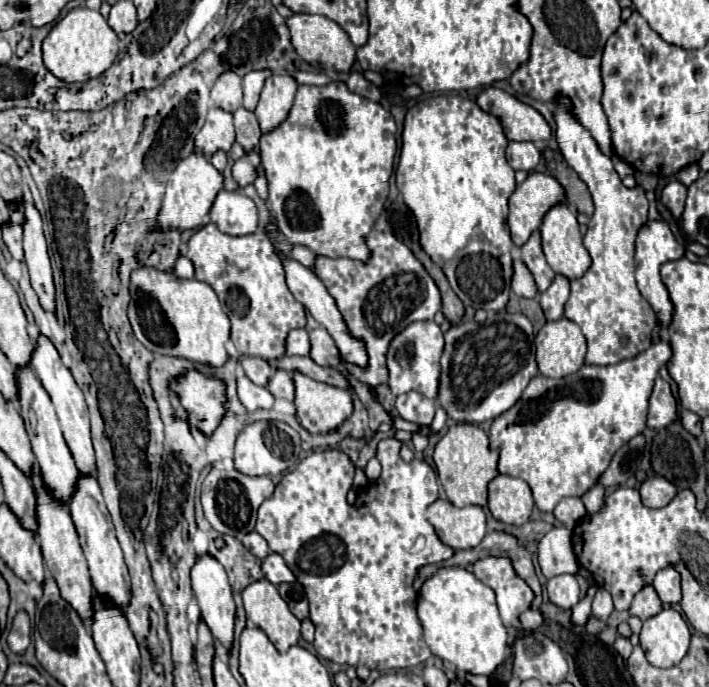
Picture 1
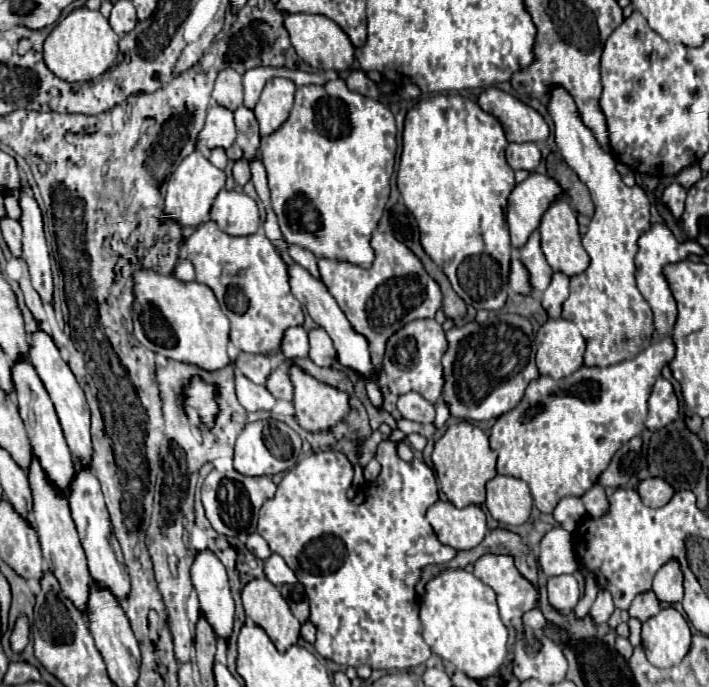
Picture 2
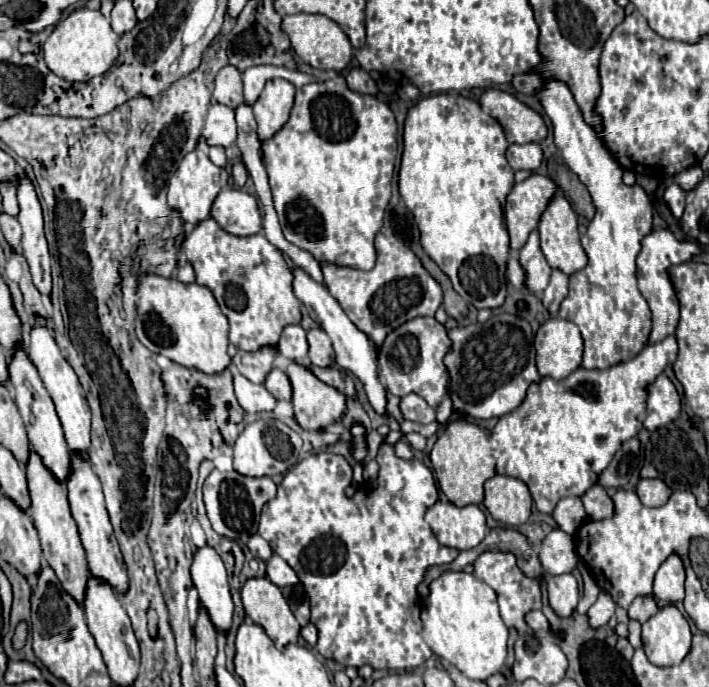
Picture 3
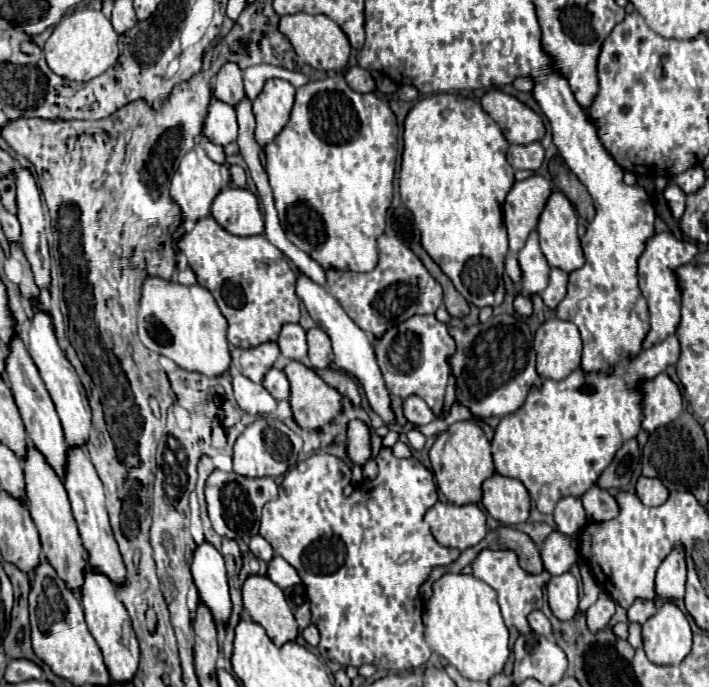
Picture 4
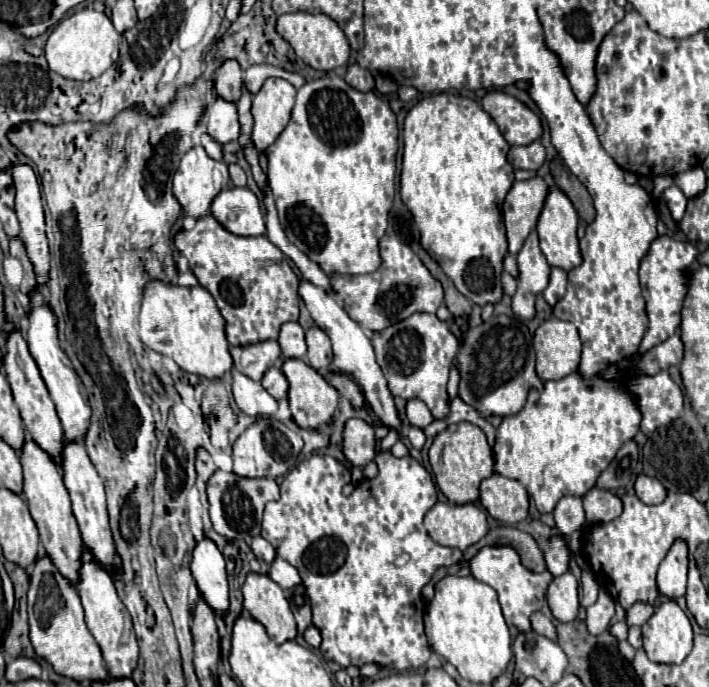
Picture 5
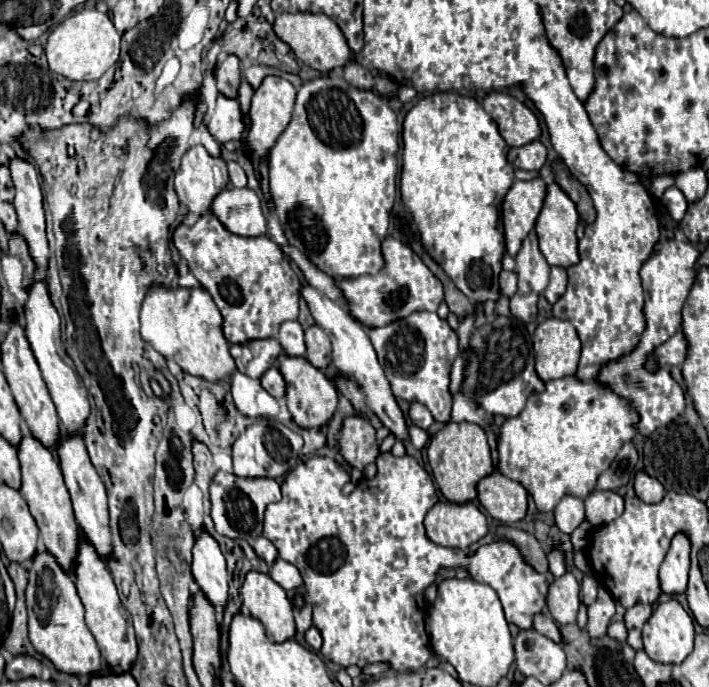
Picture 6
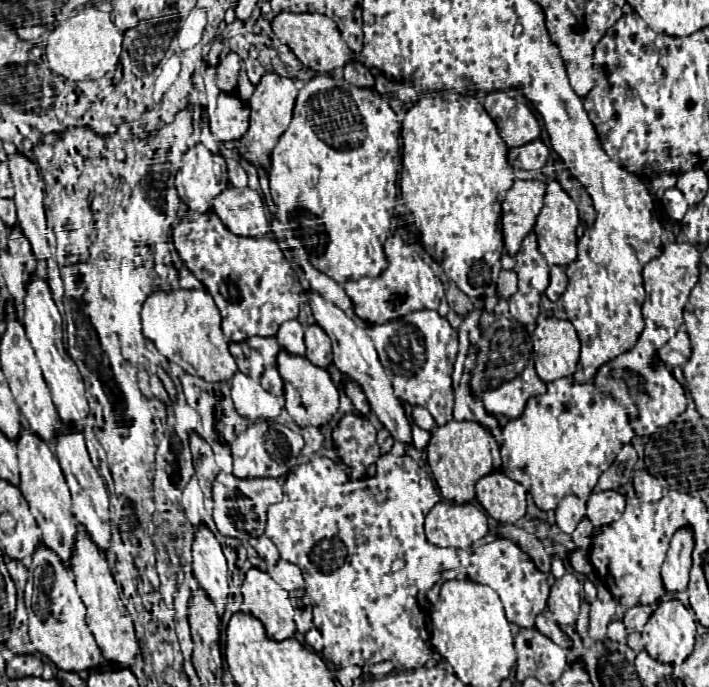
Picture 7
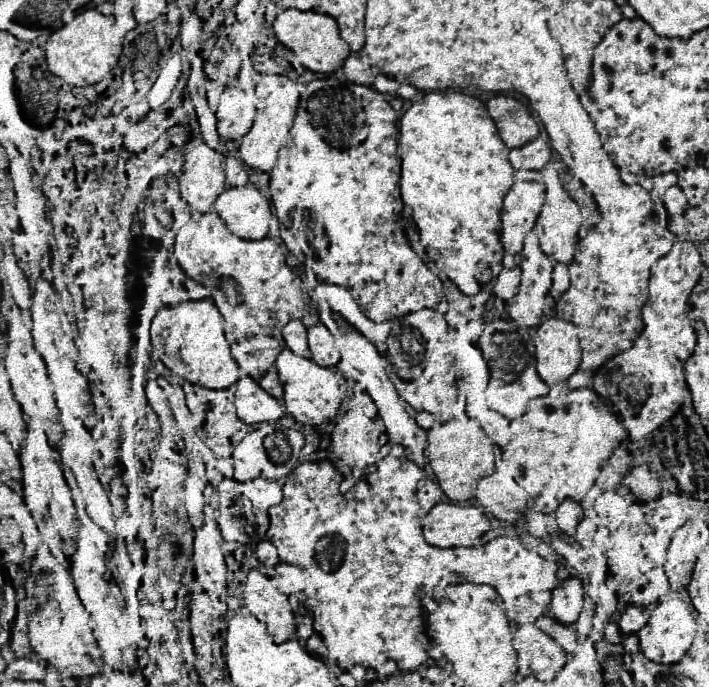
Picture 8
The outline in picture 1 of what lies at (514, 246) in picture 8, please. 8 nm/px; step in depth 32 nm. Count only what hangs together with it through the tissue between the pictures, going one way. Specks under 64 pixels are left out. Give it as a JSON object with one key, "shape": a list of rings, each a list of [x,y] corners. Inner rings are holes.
{"shape":[[[532,172],[516,186],[510,196],[508,226],[516,246],[526,244],[530,234],[540,226],[542,216],[558,202],[564,202],[564,188],[548,174]]]}

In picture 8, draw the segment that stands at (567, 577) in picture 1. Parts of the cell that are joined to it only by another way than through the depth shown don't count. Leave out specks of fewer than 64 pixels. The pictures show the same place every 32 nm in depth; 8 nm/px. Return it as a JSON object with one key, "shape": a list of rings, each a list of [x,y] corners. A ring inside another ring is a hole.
{"shape":[[[566,576],[558,580],[556,588],[552,590],[552,602],[550,612],[556,616],[556,620],[564,626],[570,626],[576,622],[584,600],[584,586],[578,578]]]}

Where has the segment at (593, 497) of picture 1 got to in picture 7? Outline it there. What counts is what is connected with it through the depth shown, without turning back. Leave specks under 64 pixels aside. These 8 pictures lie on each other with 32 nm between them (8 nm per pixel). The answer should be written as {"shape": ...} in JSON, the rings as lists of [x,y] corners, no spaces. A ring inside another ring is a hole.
{"shape":[[[616,490],[596,492],[586,502],[586,518],[594,528],[604,528],[622,516],[624,506],[624,496],[620,496]]]}

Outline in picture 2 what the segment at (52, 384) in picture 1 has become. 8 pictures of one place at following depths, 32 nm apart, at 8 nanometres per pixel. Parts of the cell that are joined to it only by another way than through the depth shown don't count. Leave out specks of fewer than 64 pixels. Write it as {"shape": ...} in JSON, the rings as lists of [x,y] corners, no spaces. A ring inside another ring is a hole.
{"shape":[[[38,328],[32,334],[32,344],[30,344],[30,350],[28,350],[28,360],[36,368],[44,388],[48,390],[48,394],[50,394],[50,398],[54,402],[54,408],[56,408],[56,414],[60,418],[60,424],[62,424],[62,430],[64,430],[64,438],[66,438],[66,442],[70,446],[72,456],[82,466],[90,464],[90,456],[92,456],[92,444],[90,444],[90,408],[86,404],[84,390],[80,388],[80,384],[78,384],[74,372],[70,370],[70,366],[62,360],[60,352],[58,352],[58,346],[54,344],[52,336],[46,334],[42,328]]]}

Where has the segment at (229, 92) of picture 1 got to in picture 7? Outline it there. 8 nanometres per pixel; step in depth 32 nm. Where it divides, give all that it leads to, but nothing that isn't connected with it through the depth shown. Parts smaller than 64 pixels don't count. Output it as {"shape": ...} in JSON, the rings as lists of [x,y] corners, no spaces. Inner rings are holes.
{"shape":[[[228,52],[226,58],[218,64],[218,86],[224,92],[234,90],[240,70],[242,70],[242,58],[236,52]]]}

